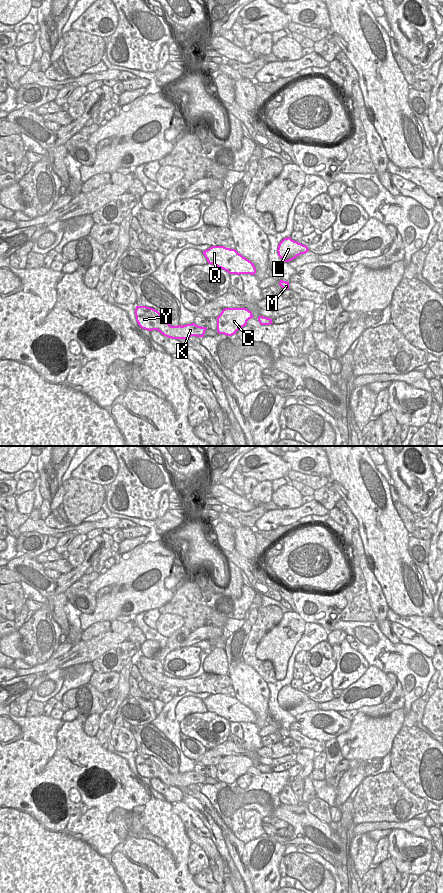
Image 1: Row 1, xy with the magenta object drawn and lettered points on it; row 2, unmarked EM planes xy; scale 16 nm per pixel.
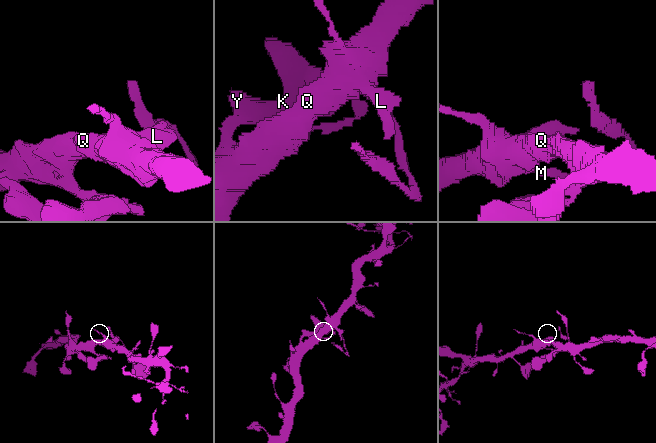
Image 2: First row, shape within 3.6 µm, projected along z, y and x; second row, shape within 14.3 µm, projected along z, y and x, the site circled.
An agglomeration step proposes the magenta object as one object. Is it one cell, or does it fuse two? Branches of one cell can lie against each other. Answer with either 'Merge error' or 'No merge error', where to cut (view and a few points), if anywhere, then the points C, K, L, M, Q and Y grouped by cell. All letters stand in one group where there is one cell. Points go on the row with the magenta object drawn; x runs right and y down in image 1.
Merge error. Split along xy (280, 280), (282, 286). Groups: C K L Q Y / M.

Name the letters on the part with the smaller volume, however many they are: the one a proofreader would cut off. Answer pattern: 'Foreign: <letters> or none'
Foreign: M

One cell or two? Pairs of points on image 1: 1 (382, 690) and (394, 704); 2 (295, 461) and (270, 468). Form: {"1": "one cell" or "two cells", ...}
{"1": "two cells", "2": "two cells"}

